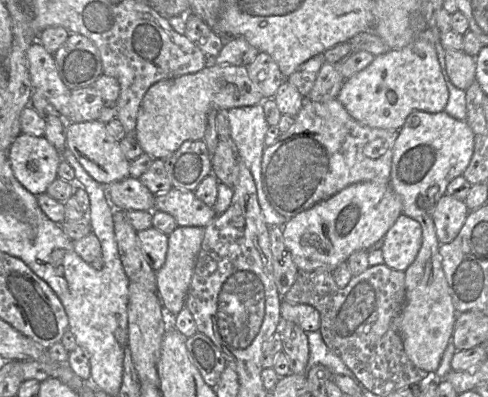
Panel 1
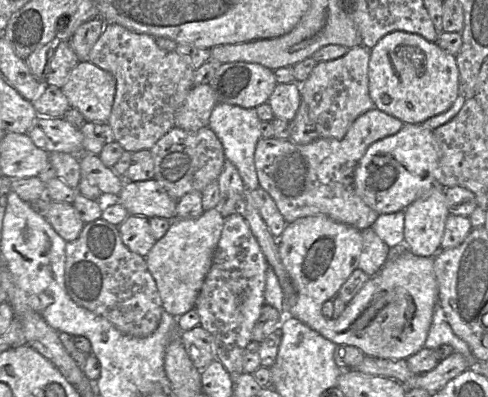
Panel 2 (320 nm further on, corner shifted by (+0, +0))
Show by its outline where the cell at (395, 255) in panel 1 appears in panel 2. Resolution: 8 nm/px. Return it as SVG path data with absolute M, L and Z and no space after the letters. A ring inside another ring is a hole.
M436 185L405 210L404 245L412 253L434 257L441 249L448 210L445 188Z

